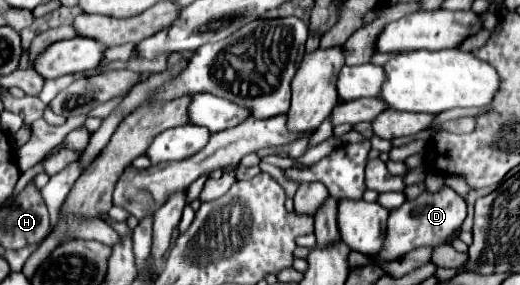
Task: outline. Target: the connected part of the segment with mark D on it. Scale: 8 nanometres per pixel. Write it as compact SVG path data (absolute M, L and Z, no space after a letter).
M441 187L435 193L423 191L417 199L405 201L399 209L389 213L387 221L387 239L383 239L383 251L379 255L371 255L375 261L393 261L401 259L405 253L419 249L419 247L439 247L447 243L451 233L455 233L467 217L465 199L459 197L451 187Z

